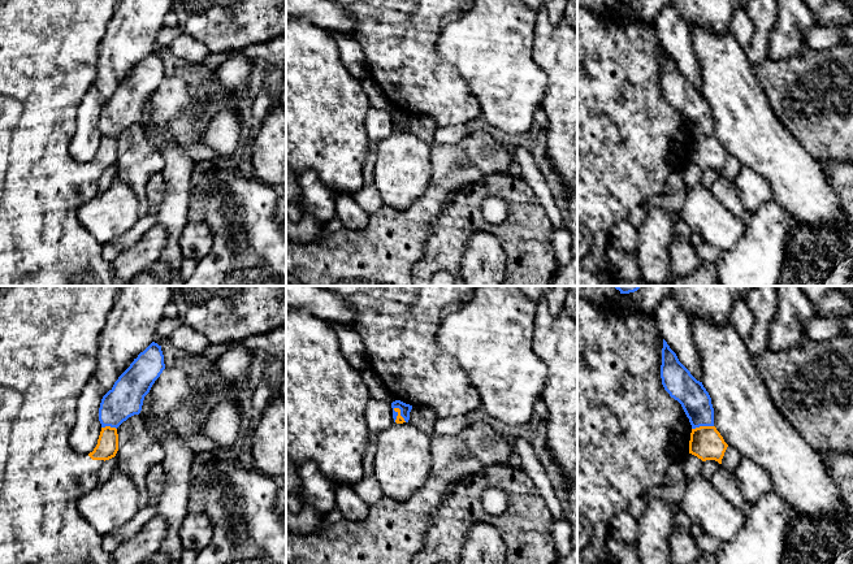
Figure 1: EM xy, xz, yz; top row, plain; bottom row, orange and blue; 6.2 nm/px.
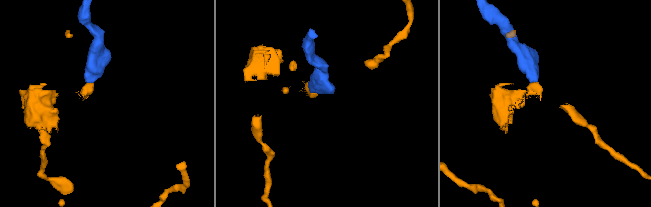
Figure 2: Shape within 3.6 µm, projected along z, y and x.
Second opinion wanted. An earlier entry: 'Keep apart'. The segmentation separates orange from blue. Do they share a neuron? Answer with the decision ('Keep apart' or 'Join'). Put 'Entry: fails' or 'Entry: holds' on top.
Entry: holds
Keep apart

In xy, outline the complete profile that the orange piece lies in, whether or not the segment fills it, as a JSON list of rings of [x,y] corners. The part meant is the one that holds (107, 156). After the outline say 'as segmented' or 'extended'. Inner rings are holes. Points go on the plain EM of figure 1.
[[[7,0],[0,4],[0,286],[116,286],[116,277],[111,263],[101,256],[101,244],[79,224],[77,209],[98,195],[98,182],[105,169],[116,165],[118,160],[118,143],[116,136],[101,136],[98,153],[88,164],[75,162],[70,156],[70,142],[75,133],[78,108],[92,83],[95,83],[99,62],[99,43],[105,35],[120,0]]]; extended

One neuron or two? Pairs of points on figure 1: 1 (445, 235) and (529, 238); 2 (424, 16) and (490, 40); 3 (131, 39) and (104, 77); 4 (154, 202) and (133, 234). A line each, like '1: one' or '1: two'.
1: one
2: two
3: one
4: one

